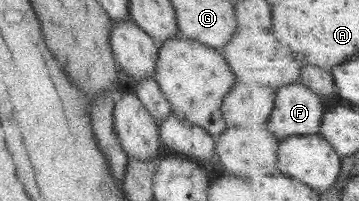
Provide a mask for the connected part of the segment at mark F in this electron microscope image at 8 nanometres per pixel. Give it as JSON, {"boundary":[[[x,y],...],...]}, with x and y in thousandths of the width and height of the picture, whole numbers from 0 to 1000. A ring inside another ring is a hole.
{"boundary":[[[836,403],[769,453],[766,542],[744,632],[780,697],[816,672],[891,667],[905,562],[894,468]]]}

